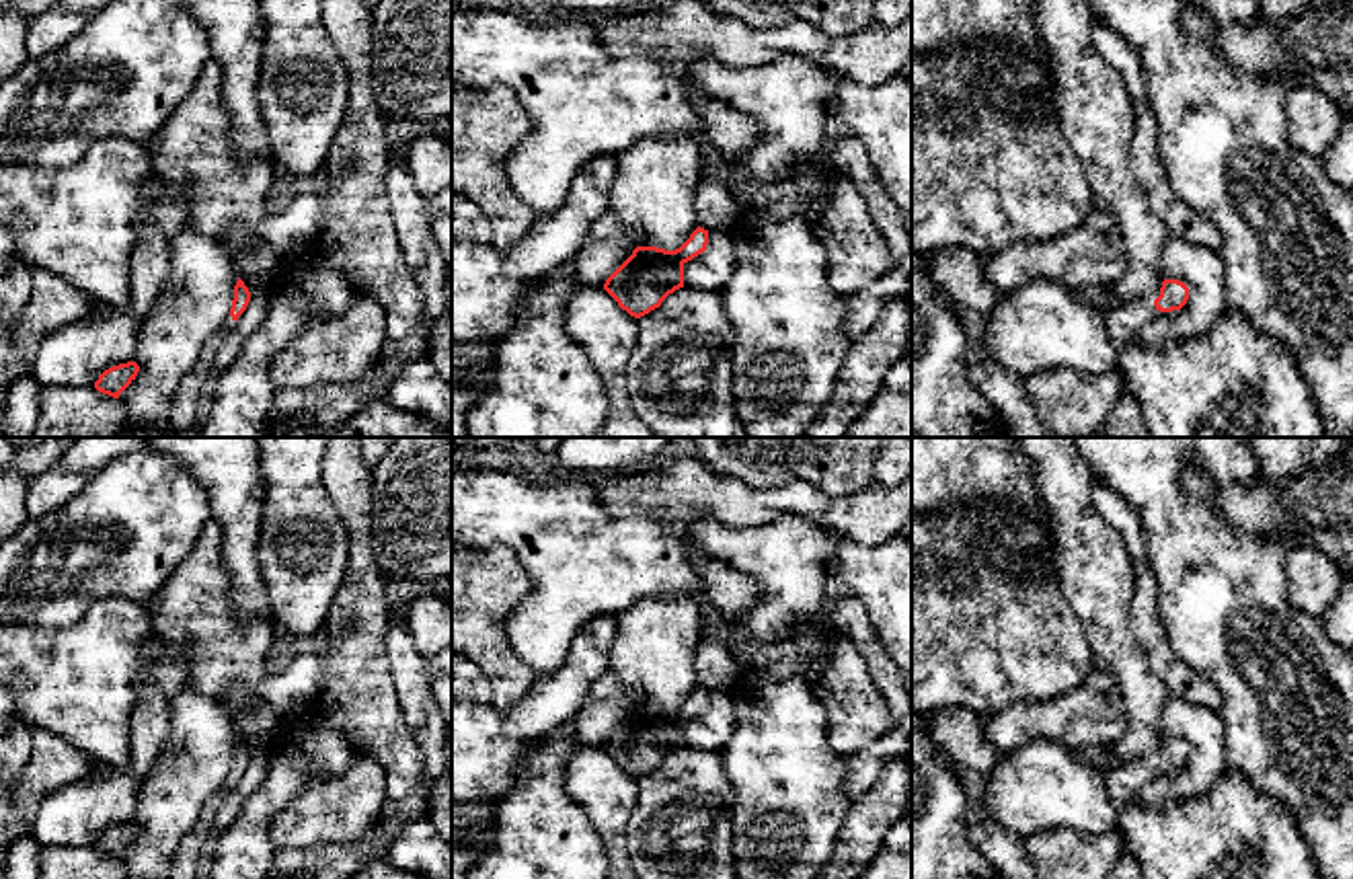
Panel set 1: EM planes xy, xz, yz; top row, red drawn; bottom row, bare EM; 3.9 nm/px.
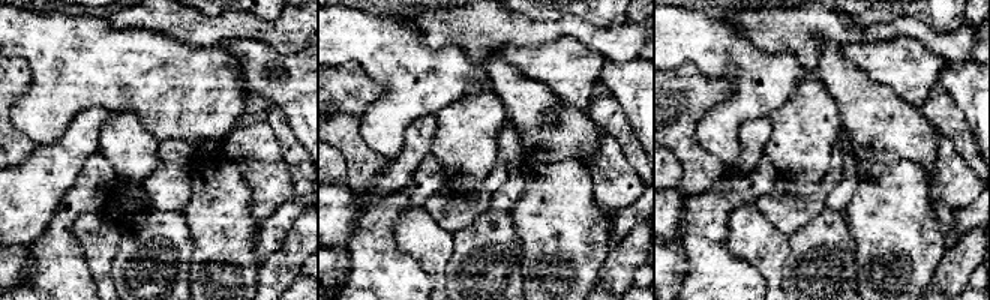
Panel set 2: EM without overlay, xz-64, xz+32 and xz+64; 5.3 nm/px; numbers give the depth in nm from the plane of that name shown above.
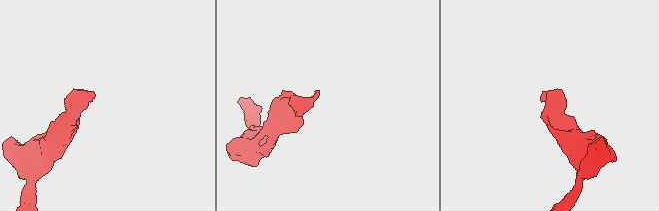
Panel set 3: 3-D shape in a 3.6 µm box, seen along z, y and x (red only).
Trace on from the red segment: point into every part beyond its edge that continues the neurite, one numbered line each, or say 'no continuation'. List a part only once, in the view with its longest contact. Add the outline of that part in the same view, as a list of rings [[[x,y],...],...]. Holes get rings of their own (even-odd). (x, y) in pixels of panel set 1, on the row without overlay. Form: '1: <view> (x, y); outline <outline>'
1: yz (1124, 783); outline [[[1160,750],[1152,756],[1123,762],[1107,774],[1107,793],[1117,807],[1133,801],[1148,782],[1162,774],[1154,766],[1158,756]]]

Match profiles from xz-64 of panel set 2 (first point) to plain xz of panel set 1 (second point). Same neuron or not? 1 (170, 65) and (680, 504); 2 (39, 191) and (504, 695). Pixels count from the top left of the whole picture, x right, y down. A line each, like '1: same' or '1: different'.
1: different
2: different

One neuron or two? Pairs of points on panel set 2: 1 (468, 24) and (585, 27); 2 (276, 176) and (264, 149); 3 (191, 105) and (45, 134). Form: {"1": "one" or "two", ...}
{"1": "one", "2": "one", "3": "one"}

